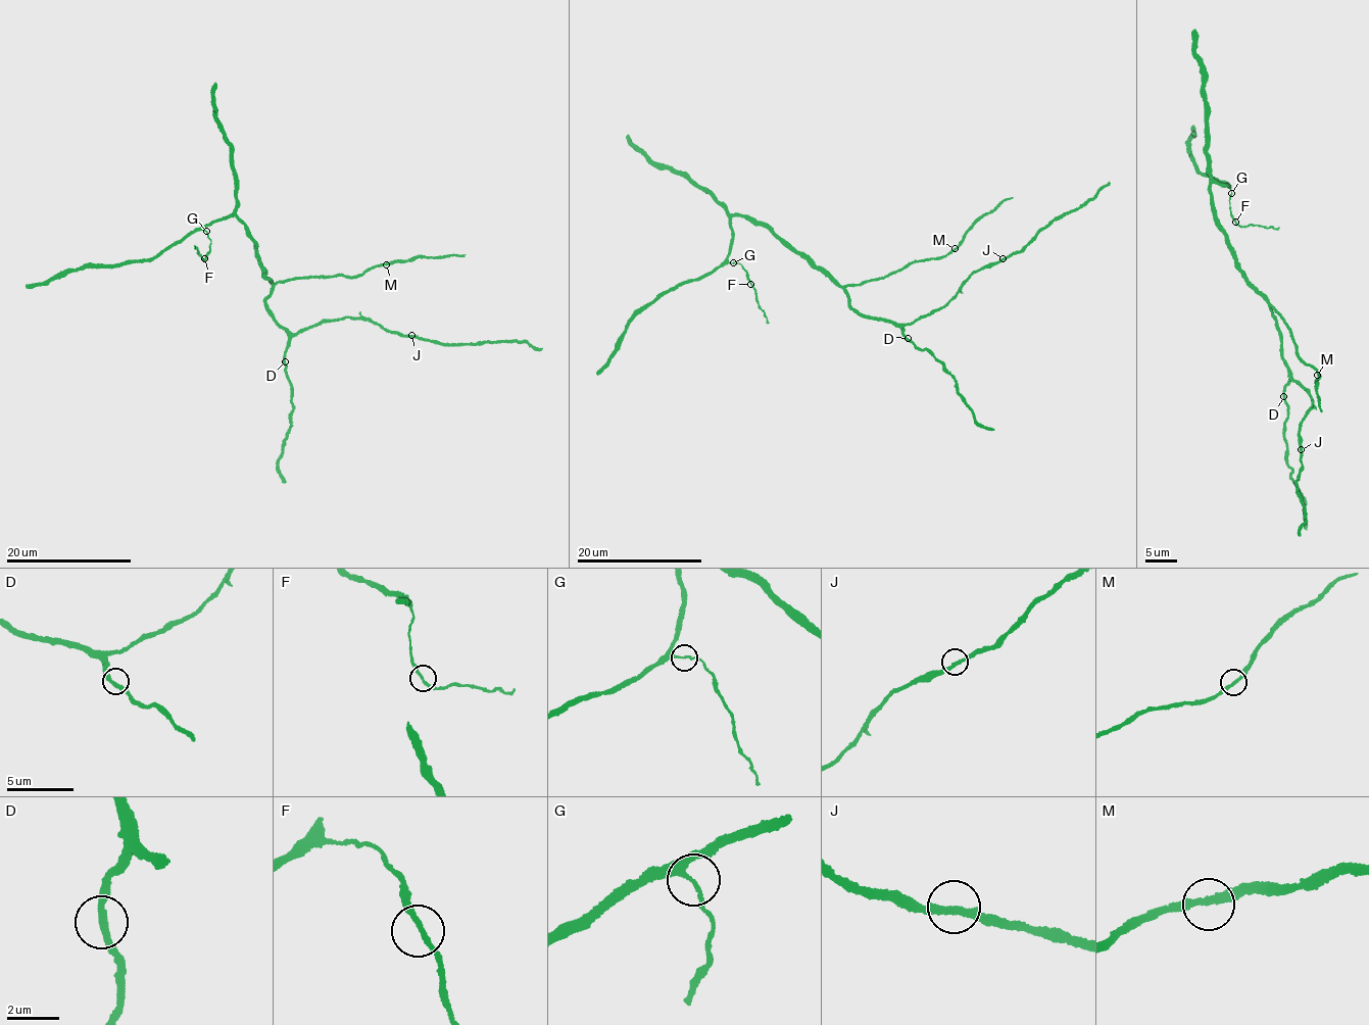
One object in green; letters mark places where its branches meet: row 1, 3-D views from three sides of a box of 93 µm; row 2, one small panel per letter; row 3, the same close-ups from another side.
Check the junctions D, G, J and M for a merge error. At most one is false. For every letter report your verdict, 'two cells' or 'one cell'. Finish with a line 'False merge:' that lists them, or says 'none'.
D: one cell
G: one cell
J: one cell
M: one cell
False merge: none

